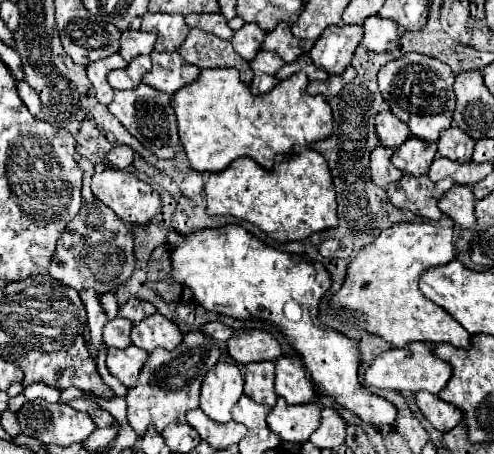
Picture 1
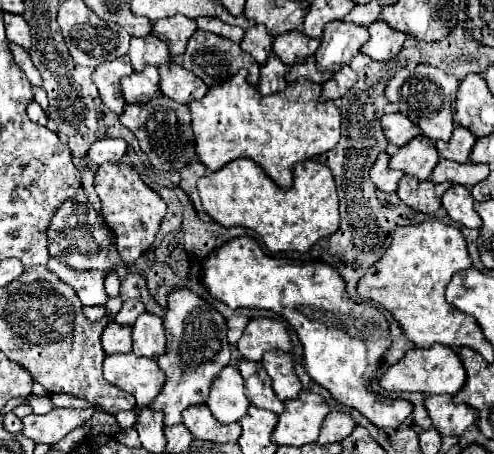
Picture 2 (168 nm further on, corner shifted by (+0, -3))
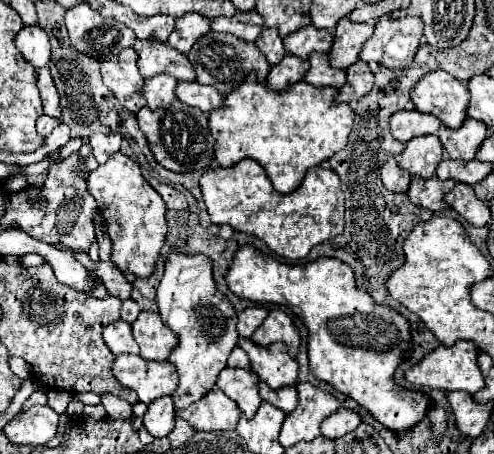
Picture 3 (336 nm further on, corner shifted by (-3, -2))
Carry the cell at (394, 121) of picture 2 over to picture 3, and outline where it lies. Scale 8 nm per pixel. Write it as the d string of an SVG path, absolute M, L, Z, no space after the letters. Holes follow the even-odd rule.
M405 109L391 117L391 133L401 143L407 143L421 135L437 133L439 127L441 121L435 115L427 115L417 109Z

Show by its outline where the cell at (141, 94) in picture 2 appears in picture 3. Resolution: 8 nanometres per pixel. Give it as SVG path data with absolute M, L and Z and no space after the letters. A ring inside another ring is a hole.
M155 75L155 79L147 79L143 87L147 107L151 109L169 107L175 99L175 85L177 79L171 79L169 75Z

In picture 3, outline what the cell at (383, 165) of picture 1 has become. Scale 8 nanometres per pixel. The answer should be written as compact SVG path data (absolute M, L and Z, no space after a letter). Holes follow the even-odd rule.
M393 157L381 169L381 181L393 193L407 193L409 179L411 179L411 175L407 171L403 171Z

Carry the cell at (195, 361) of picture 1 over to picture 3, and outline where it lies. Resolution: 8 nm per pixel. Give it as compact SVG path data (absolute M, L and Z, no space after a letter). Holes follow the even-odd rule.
M171 251L169 253L169 257L165 261L165 273L163 273L163 279L159 283L155 299L157 299L159 313L161 313L163 321L171 327L171 331L175 331L179 335L179 345L175 347L175 353L169 355L169 361L179 371L179 387L173 393L175 409L183 409L183 407L199 401L207 391L211 391L211 387L215 385L215 381L219 377L219 371L225 369L227 357L233 351L233 347L237 345L235 339L239 339L239 333L235 329L237 311L233 309L227 295L223 295L217 289L215 281L213 281L213 263L211 263L211 259L207 255L199 255L199 253L181 253L181 251Z

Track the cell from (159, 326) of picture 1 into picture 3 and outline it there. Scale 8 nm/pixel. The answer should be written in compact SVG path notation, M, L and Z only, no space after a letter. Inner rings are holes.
M141 311L131 329L137 345L141 347L139 355L145 359L165 361L179 343L177 335L161 321L161 315L153 311Z

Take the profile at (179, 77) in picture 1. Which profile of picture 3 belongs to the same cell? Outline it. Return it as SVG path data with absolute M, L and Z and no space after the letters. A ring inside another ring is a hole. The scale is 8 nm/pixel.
M177 83L177 99L191 107L199 107L205 113L223 105L223 97L215 91L215 87L199 83Z

